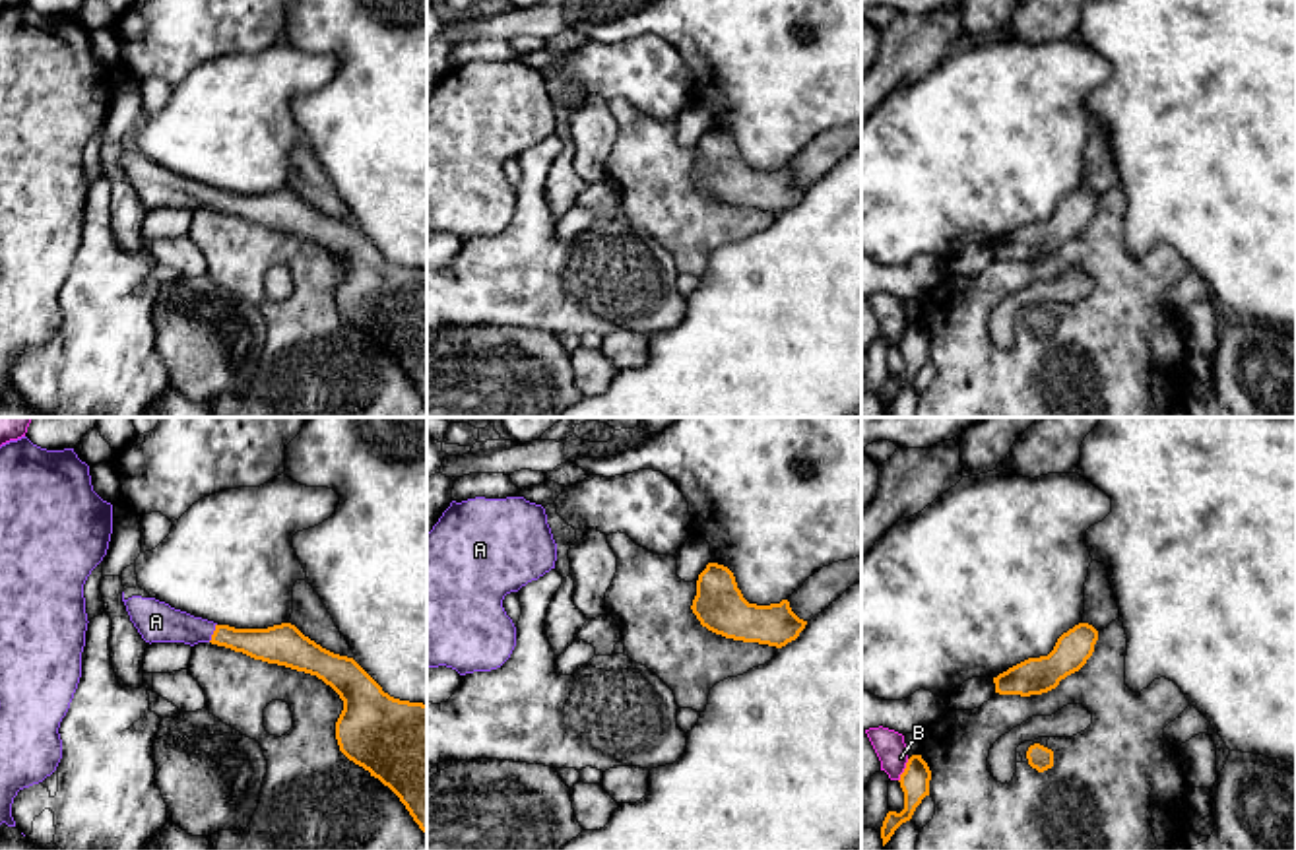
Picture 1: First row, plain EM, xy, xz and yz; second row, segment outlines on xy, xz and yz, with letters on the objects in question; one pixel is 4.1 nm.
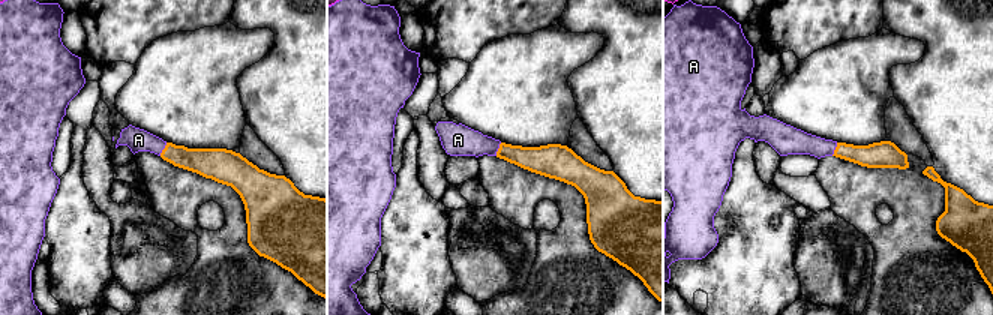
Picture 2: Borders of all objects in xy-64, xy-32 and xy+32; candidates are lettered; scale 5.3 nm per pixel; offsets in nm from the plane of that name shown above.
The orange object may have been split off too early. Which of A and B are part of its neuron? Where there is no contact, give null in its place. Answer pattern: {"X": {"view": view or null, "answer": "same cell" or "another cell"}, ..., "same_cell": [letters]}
{"A": {"view": "xy", "answer": "same cell"}, "B": {"view": "yz", "answer": "another cell"}, "same_cell": ["A"]}

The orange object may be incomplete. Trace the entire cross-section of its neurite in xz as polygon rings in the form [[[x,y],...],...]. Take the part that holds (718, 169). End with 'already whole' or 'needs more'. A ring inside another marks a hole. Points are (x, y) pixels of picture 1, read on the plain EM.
[[[708,128],[698,140],[691,175],[700,190],[716,200],[776,213],[795,206],[807,190],[788,165],[770,171],[749,169],[733,138],[718,128]]]; already whole

